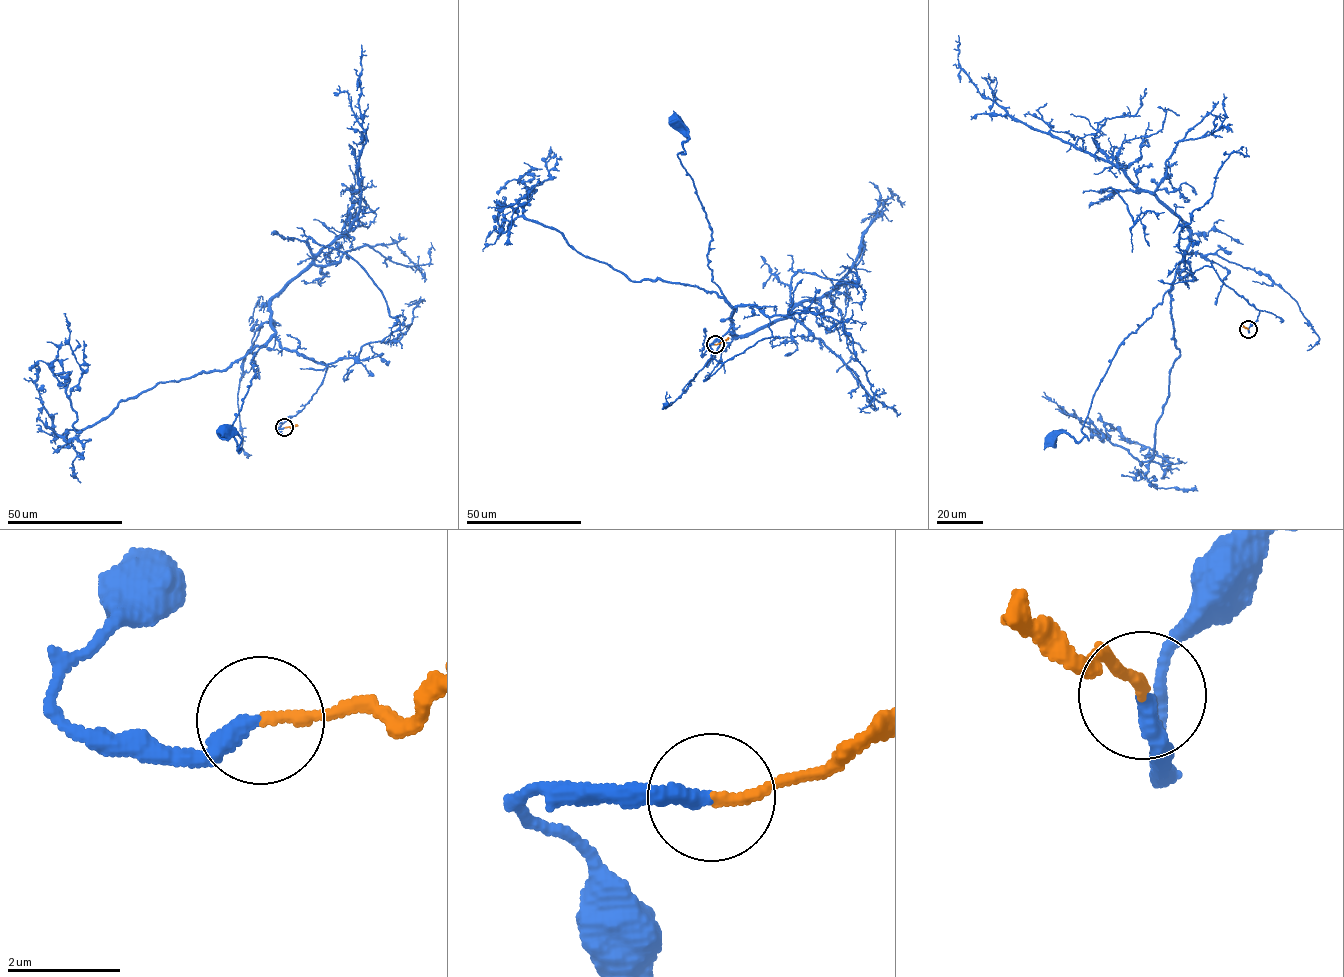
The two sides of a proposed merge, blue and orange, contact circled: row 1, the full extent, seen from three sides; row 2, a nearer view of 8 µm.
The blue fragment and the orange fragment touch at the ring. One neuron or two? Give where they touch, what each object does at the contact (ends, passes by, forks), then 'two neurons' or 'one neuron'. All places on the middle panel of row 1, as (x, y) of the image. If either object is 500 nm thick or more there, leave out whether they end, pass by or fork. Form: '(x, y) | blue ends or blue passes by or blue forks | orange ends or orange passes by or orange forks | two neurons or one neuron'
(715, 344) | blue ends | orange ends | one neuron

